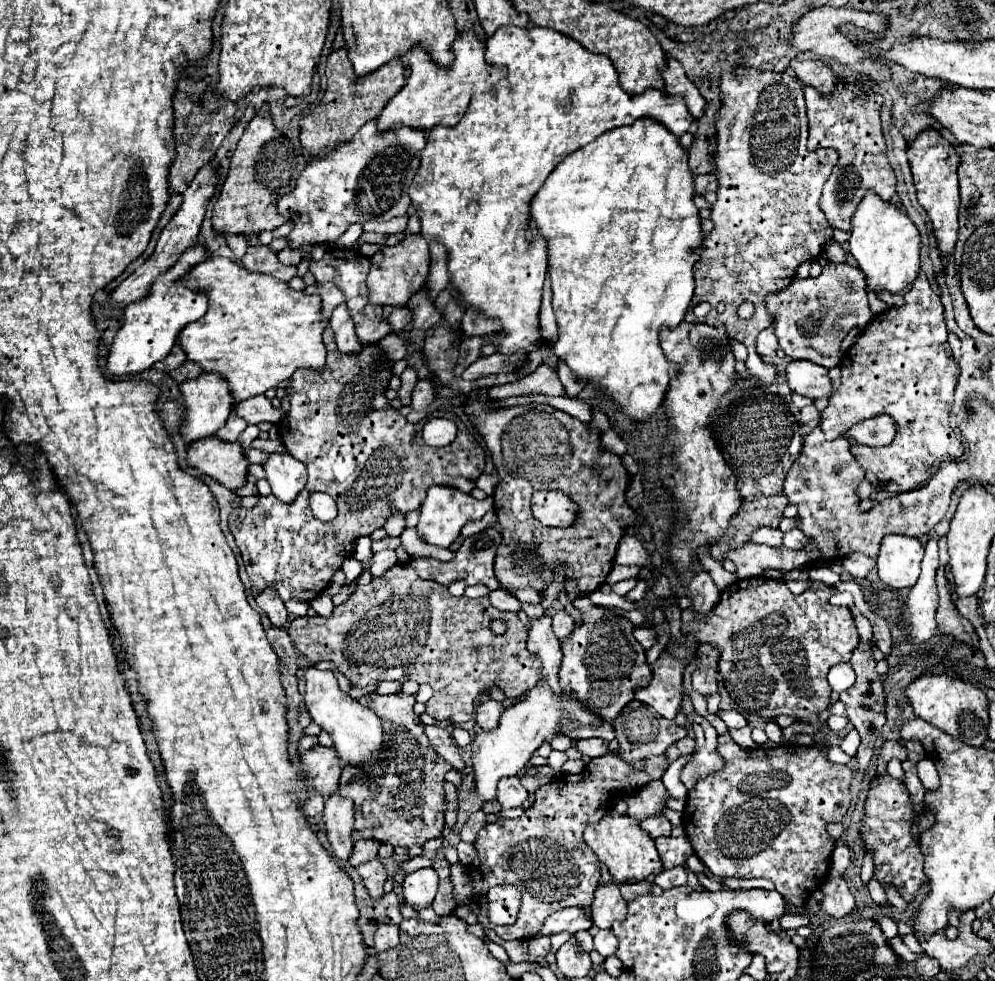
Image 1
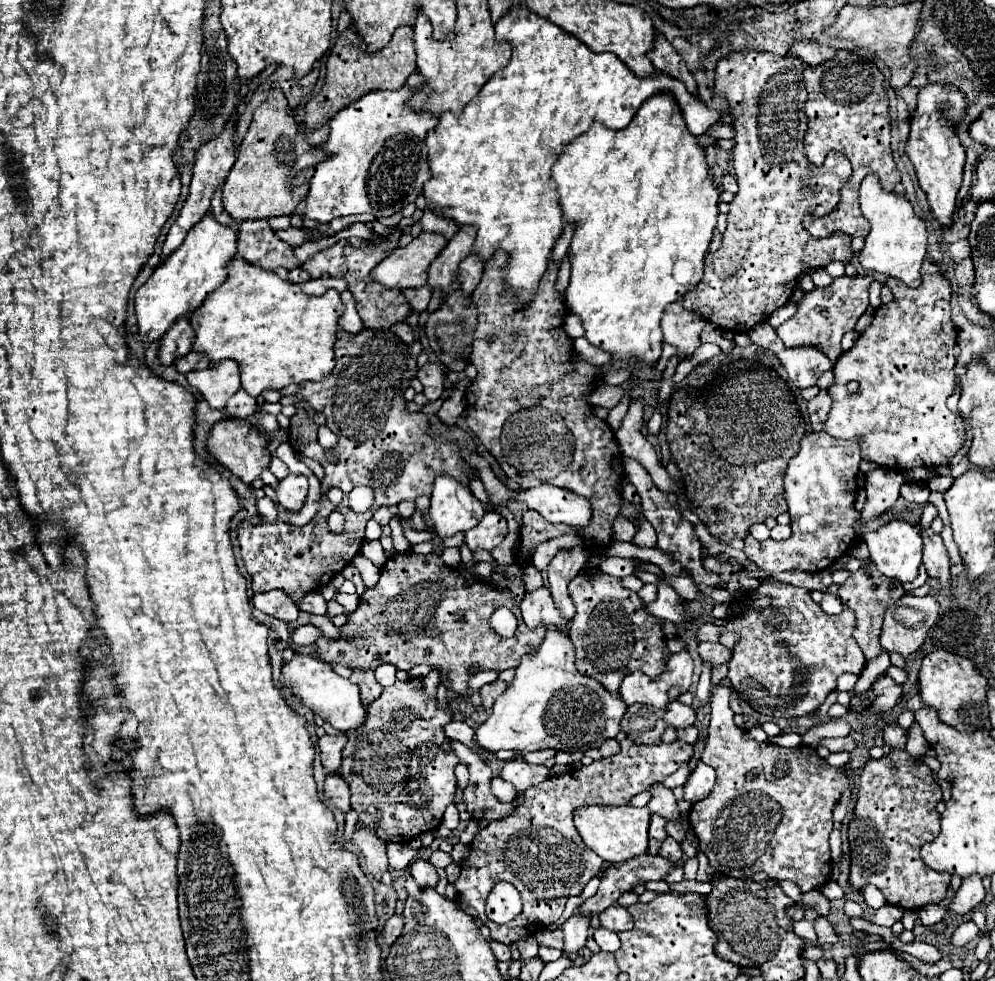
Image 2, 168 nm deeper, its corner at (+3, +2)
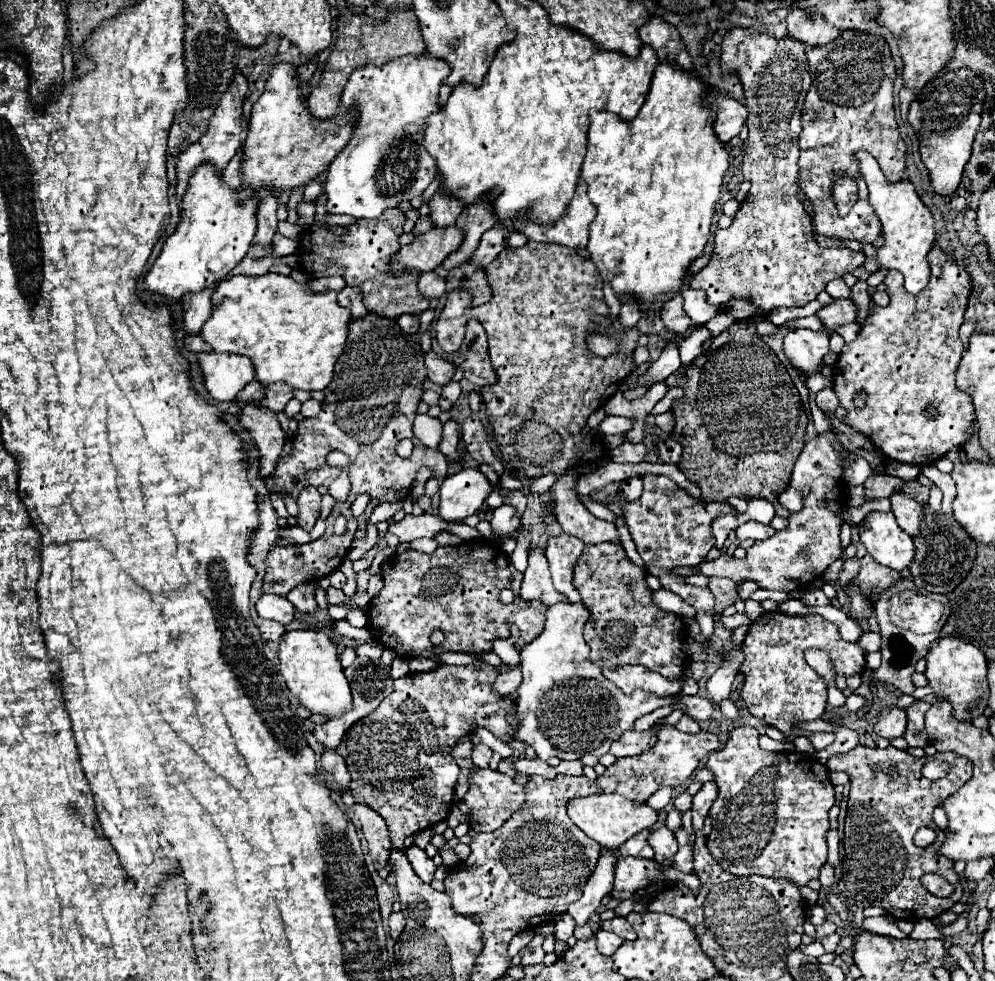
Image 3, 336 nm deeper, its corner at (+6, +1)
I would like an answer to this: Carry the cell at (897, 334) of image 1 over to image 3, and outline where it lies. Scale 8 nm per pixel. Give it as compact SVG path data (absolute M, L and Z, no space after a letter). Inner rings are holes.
M937 247L929 251L929 265L931 279L917 295L911 295L903 289L901 273L889 271L885 275L883 283L887 285L887 295L891 297L889 305L873 309L861 327L859 337L843 347L839 359L833 365L833 391L839 399L839 405L845 409L843 423L869 437L875 449L887 459L911 465L935 463L953 447L963 445L971 437L969 433L975 419L971 397L955 385L955 369L963 355L963 345L957 331L963 323L963 311L971 291L969 273ZM859 389L865 389L867 393L867 403L863 409L855 409L851 405L851 397Z

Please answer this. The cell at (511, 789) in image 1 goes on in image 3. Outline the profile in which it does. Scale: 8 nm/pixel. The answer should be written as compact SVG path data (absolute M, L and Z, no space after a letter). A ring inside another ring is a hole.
M519 757L519 761L513 763L515 771L525 773L525 775L541 775L545 779L553 779L557 775L557 771L553 767L549 767L545 761L541 759L527 759L527 757Z

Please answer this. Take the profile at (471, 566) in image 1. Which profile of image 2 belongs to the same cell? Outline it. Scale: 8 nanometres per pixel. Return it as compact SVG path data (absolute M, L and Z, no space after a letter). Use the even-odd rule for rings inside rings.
M490 510L490 512L486 512L486 516L482 518L482 522L478 526L474 526L472 530L468 530L468 542L466 542L466 546L472 552L476 548L492 550L492 548L496 548L504 540L506 534L508 534L506 518L500 516L494 510Z

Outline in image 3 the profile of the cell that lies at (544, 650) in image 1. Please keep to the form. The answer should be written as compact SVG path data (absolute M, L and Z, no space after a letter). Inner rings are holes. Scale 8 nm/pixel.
M533 545L531 553L529 553L529 567L525 571L523 585L521 585L521 599L527 603L541 601L547 607L561 603L561 601L567 601L551 585L551 575L549 575L549 565L547 565L545 553L537 545Z

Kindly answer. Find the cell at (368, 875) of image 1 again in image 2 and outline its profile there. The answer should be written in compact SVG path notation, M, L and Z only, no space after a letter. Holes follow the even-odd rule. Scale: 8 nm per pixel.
M356 826L354 844L362 850L366 860L366 870L380 880L382 874L388 870L388 856L386 856L386 842L376 836L376 828L372 826Z

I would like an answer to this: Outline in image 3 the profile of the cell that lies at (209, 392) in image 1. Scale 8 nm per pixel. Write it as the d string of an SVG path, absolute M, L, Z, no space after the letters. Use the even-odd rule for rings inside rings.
M199 353L203 385L215 401L233 401L239 389L255 379L249 357L229 353Z

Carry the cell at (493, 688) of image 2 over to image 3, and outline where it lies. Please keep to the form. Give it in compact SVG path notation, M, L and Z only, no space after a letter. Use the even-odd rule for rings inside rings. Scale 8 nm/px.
M505 667L503 673L495 679L495 683L493 683L491 689L493 689L497 695L507 697L507 695L513 695L513 693L515 693L515 689L519 687L519 681L521 681L519 667L513 667L513 669Z

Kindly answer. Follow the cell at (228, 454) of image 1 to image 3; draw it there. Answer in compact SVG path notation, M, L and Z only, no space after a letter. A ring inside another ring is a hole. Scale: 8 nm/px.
M245 405L239 415L241 427L251 435L259 451L259 477L269 477L279 461L285 433L273 411L261 405Z

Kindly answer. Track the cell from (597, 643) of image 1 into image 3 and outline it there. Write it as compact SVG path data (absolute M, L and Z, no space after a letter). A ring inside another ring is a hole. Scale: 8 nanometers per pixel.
M599 543L587 545L583 555L579 557L575 571L573 571L573 585L581 595L581 603L589 609L589 619L583 627L583 637L591 649L591 663L599 665L601 669L617 669L621 665L645 665L651 671L661 673L667 679L679 677L683 665L687 665L687 655L681 651L681 641L685 639L685 631L681 629L681 619L675 613L661 611L651 601L651 589L645 585L645 571L635 567L621 545Z

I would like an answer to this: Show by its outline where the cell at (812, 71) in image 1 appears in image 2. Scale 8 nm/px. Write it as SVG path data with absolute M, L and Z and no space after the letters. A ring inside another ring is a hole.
M814 40L794 42L790 52L794 52L794 56L804 60L808 66L818 66L818 64L830 60L836 54L836 50L832 46L822 46L818 42L814 42Z

